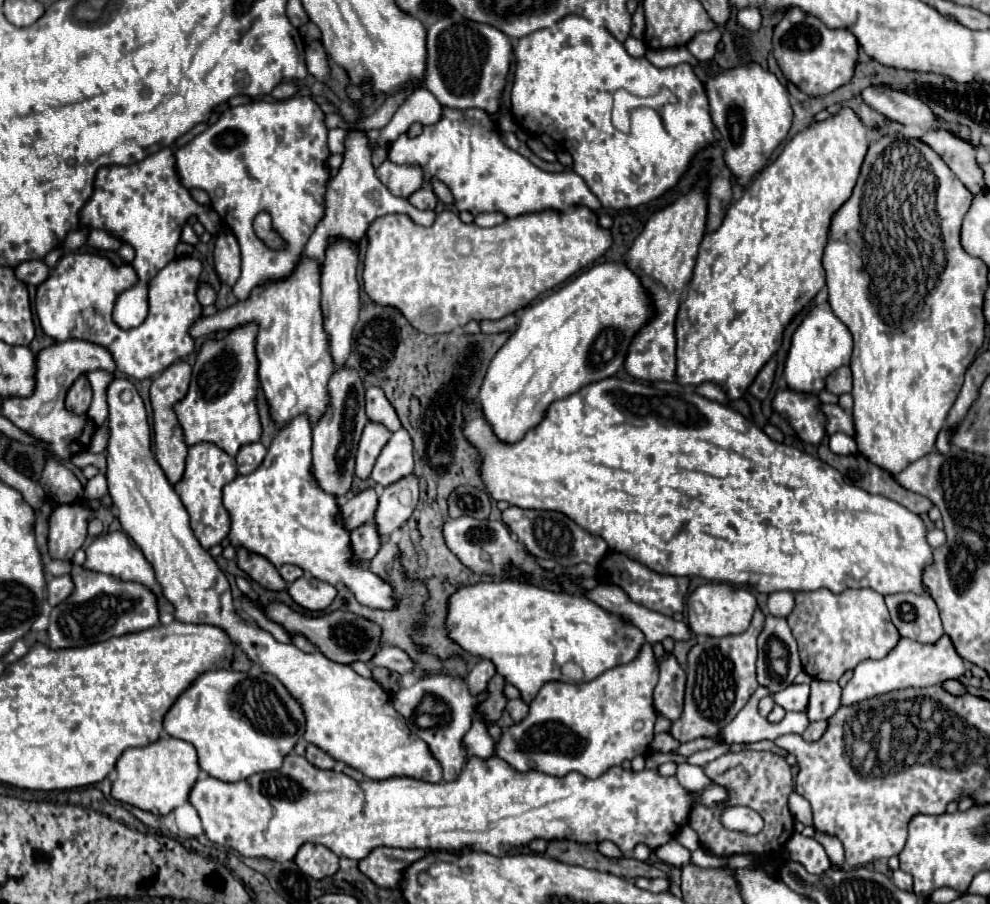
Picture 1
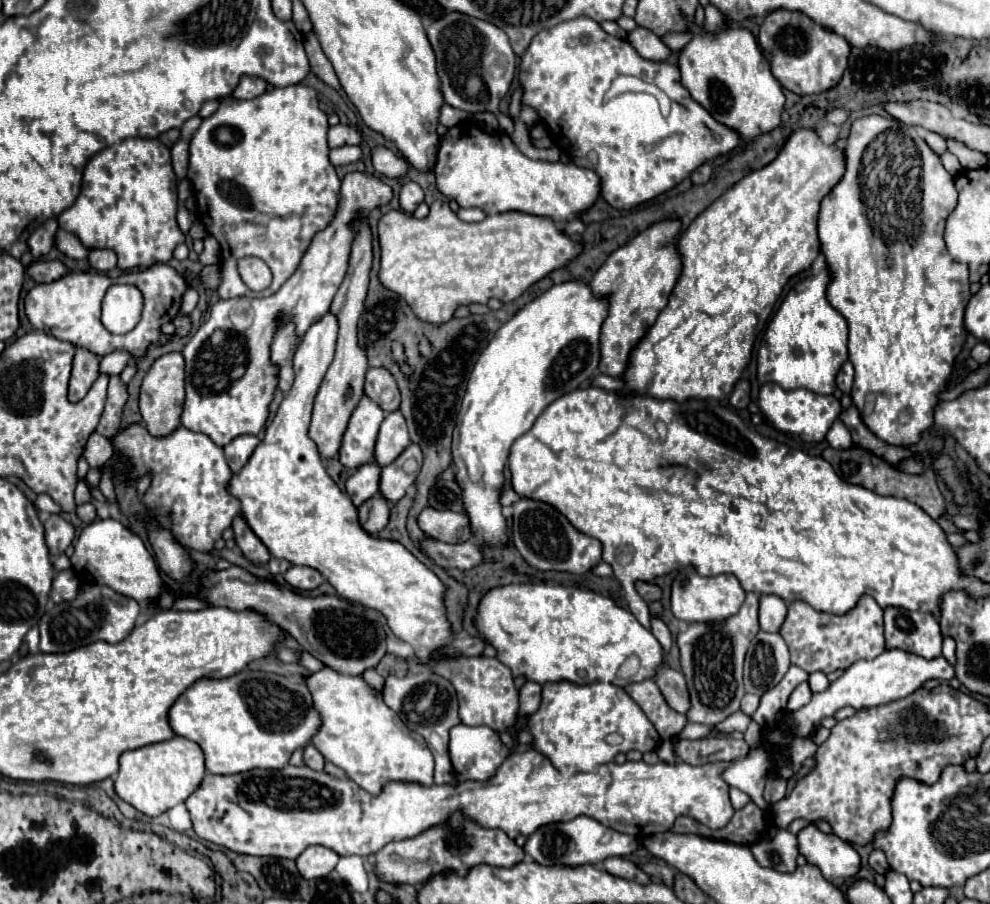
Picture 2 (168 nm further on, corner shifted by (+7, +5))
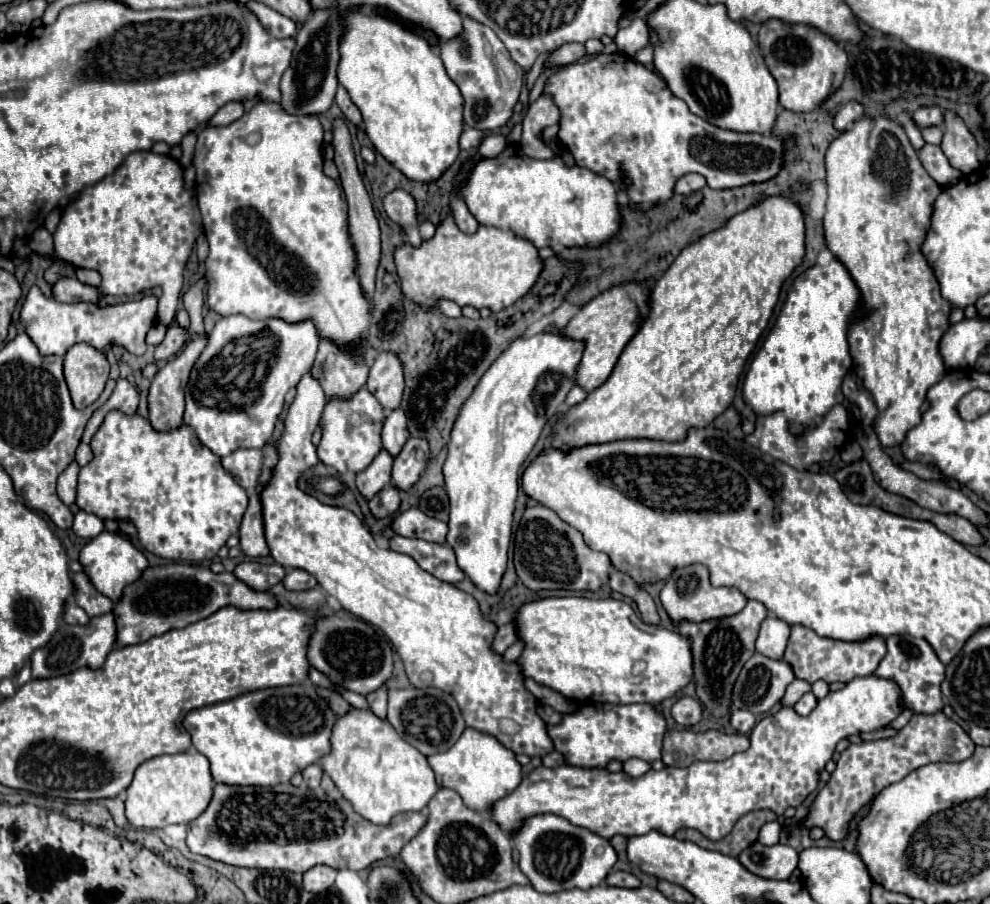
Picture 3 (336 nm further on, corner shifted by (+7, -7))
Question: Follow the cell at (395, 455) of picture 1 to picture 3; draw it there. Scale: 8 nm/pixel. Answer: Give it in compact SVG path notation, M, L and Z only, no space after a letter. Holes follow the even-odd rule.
M396 409L392 413L388 413L384 429L382 429L382 443L384 449L392 455L398 457L400 449L404 447L404 443L408 441L408 429L406 429L406 417L402 409Z

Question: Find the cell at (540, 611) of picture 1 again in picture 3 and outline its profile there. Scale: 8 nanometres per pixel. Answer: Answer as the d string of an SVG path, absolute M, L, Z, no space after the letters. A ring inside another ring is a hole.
M586 597L536 599L536 601L530 601L530 603L524 603L516 611L514 625L516 625L518 639L524 641L524 651L522 651L520 659L516 661L516 665L522 669L522 675L534 679L538 685L544 685L544 687L550 687L550 689L562 693L570 701L584 701L584 703L650 703L650 705L656 705L656 703L662 703L666 697L672 697L676 691L684 689L690 683L690 679L692 679L692 653L690 653L688 639L680 637L674 631L664 629L662 625L654 627L654 625L644 625L642 621L638 623L638 617L636 617L634 609L628 603L624 603L624 601L616 601L616 599L586 599ZM636 661L646 661L646 671L640 677L634 677L630 673L630 669L632 669L632 665Z

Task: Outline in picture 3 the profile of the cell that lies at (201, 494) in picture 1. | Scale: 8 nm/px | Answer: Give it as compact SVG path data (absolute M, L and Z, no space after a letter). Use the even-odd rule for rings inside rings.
M112 411L106 415L90 445L94 459L80 469L76 505L100 519L130 519L138 529L140 545L154 555L174 561L210 561L228 537L238 533L248 505L248 495L232 475L224 471L220 457L200 445L192 427L180 425L170 433L158 433L152 429L148 419L140 415L130 417L120 411Z

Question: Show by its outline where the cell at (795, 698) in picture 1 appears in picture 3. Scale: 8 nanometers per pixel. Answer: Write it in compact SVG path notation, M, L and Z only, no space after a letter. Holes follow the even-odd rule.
M806 693L804 697L800 697L800 701L794 705L794 711L798 715L808 715L812 709L816 707L816 697L812 693Z

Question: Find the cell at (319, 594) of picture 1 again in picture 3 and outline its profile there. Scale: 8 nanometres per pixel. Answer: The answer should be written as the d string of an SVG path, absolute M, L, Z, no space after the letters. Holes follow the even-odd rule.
M292 569L284 577L284 587L290 589L290 591L306 591L306 589L314 589L316 585L318 585L318 581L302 569Z

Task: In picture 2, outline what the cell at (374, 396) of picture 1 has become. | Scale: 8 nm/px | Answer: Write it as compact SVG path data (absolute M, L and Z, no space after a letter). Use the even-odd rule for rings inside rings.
M370 367L366 373L366 385L364 391L370 399L374 399L386 413L396 411L400 405L400 391L396 385L396 379L388 369Z

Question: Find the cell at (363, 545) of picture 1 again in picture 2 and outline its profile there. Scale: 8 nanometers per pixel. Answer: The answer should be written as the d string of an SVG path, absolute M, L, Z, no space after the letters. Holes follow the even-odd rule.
M376 493L374 497L370 497L368 501L364 501L360 507L360 523L362 527L370 533L370 535L376 535L380 529L386 527L388 523L388 515L390 515L390 505L388 501Z

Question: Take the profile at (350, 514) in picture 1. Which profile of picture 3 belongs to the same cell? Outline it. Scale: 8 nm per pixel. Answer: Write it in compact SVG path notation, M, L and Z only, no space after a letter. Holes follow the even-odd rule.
M382 451L364 471L360 471L356 475L356 489L360 491L360 495L366 501L370 501L376 493L380 493L384 489L384 485L390 483L392 463L394 463L394 459L386 451Z

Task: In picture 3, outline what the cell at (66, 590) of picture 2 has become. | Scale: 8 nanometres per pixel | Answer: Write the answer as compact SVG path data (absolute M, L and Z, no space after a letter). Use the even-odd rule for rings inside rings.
M68 601L66 607L64 607L64 621L74 625L74 623L80 623L80 625L86 625L88 623L88 615L84 613L84 609L80 609L74 601Z

